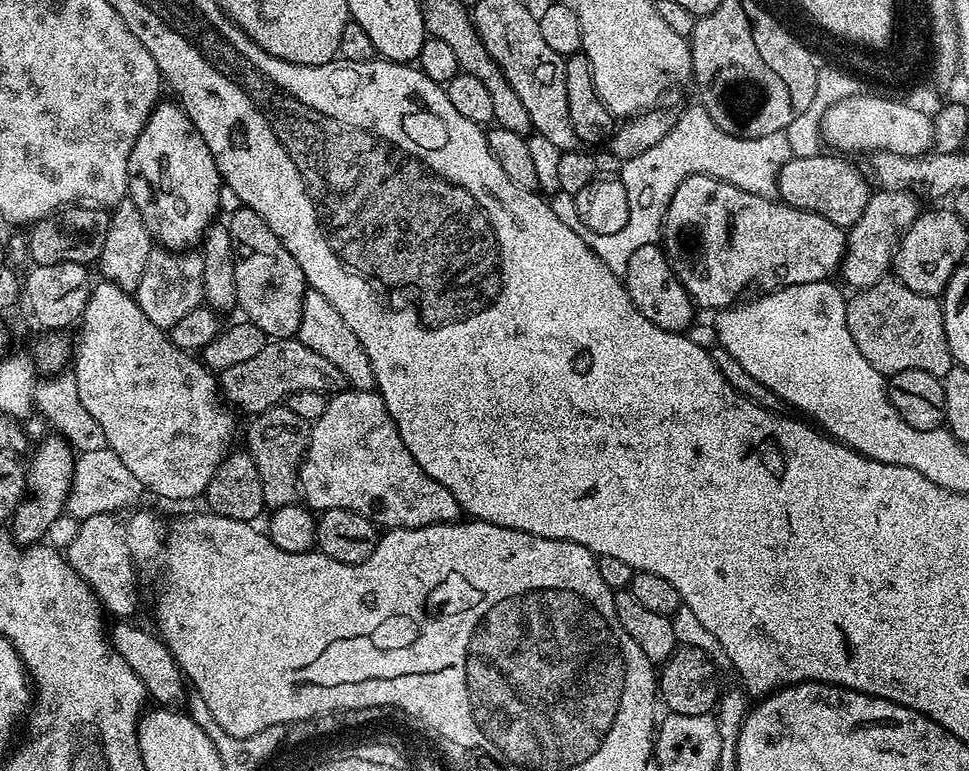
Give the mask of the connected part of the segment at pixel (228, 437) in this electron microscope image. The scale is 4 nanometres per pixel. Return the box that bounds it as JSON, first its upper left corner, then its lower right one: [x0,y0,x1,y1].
[70,283,233,500]

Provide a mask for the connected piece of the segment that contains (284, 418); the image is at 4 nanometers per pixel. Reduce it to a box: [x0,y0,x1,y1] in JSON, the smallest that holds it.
[246,406,309,509]

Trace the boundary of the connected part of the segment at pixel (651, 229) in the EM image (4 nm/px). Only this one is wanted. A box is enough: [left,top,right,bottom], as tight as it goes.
[587,102,792,278]

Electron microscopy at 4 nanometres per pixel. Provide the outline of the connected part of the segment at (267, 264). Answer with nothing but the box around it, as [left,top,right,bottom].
[226,206,306,339]

